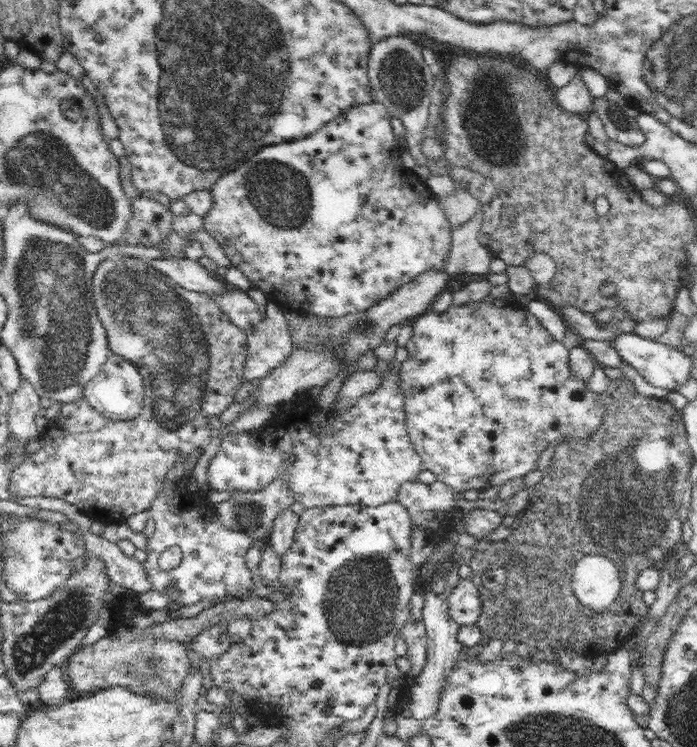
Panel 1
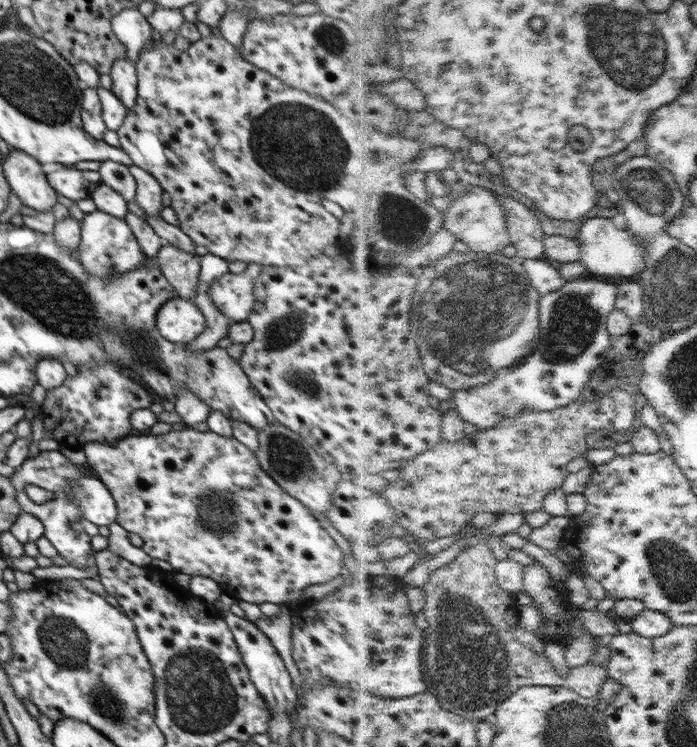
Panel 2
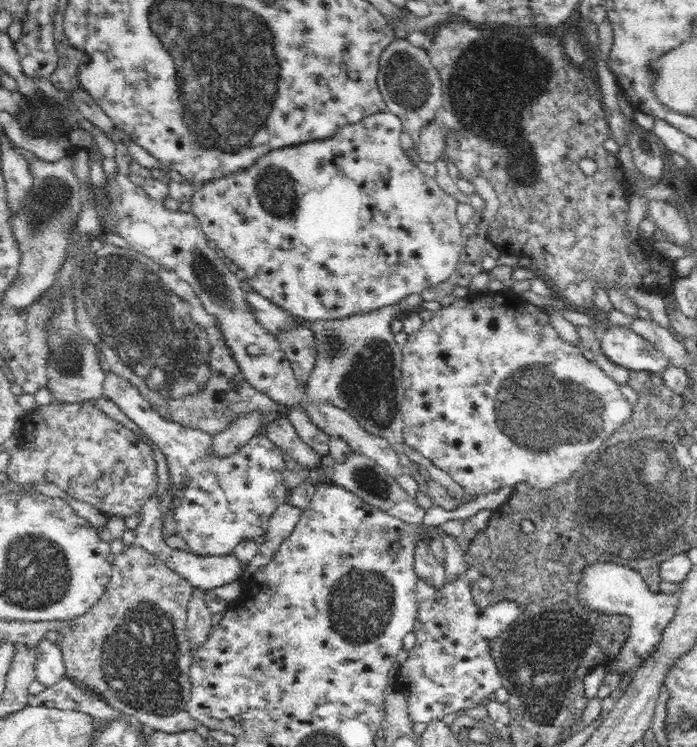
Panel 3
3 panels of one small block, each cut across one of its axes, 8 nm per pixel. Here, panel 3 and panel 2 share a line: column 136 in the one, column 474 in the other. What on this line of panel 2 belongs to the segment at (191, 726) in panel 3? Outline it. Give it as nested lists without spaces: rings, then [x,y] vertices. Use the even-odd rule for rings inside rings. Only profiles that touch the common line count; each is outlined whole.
[[[484,547],[476,551],[468,548],[449,565],[432,573],[431,579],[422,589],[428,596],[424,614],[431,626],[427,630],[427,666],[443,707],[477,721],[478,718],[494,720],[496,712],[508,699],[520,688],[531,685],[564,686],[578,692],[584,698],[598,698],[605,682],[610,678],[606,668],[590,663],[571,669],[568,677],[562,677],[556,670],[554,661],[544,654],[527,649],[524,643],[516,638],[516,632],[522,626],[522,606],[518,605],[514,593],[500,586],[498,564],[498,558],[487,552]]]

